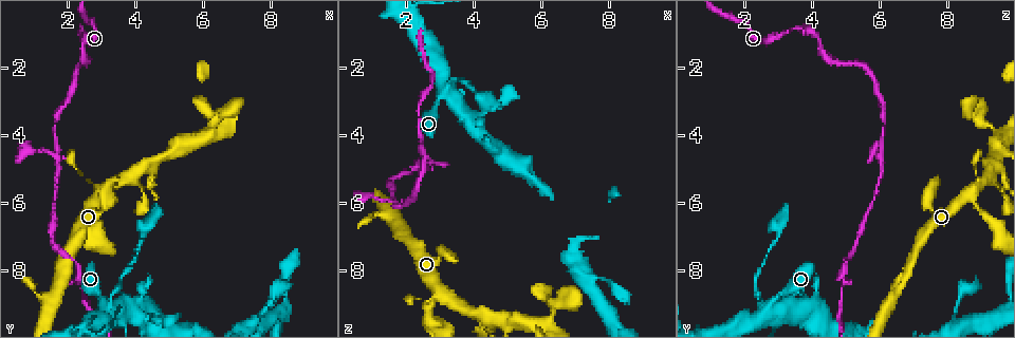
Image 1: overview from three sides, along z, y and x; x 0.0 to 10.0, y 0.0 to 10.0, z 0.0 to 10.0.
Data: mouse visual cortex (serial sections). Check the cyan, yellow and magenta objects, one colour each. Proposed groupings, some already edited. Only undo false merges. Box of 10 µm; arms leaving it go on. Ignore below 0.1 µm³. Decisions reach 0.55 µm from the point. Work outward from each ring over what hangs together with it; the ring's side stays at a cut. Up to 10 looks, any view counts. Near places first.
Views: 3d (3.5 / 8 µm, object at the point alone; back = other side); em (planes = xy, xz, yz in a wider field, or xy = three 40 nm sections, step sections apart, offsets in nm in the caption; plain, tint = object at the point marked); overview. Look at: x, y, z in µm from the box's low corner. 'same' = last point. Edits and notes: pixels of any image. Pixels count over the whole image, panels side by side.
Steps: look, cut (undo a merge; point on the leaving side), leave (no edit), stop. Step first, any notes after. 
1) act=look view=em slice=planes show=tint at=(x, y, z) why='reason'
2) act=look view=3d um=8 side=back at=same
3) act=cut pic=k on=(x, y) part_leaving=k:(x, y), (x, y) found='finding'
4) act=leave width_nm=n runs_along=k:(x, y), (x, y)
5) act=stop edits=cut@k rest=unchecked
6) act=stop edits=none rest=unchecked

act=look view=3d um=8 side=back at=(4.05, 5.20, 9.25) why='two arms at a narrow angle'

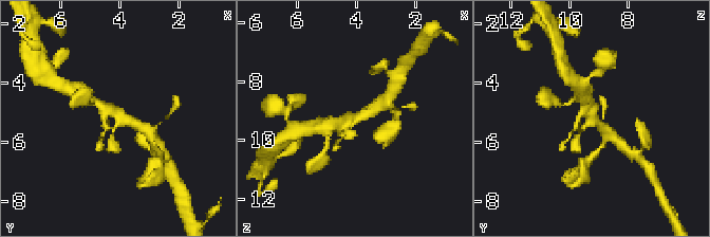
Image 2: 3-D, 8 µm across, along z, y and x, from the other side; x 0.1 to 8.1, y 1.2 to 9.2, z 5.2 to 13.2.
act=look view=3d um=3.5 at=same

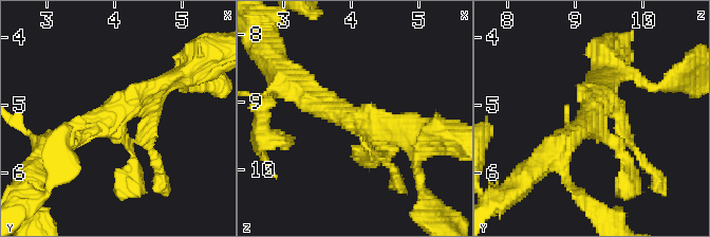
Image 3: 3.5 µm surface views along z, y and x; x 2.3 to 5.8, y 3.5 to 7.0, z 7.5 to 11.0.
act=look view=em slice=planes show=tint at=(4.05, 5.15, 9.30)

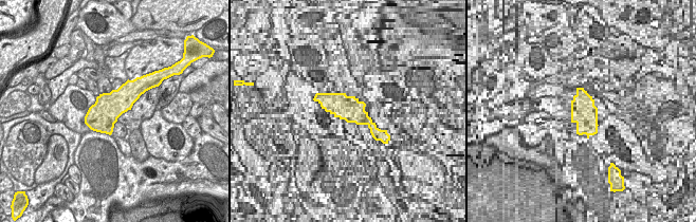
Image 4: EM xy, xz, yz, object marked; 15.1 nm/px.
act=leave runs_along=3:(60, 142), (170, 83) found='all the same cell'

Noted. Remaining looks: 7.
act=look view=3d um=3.5 side=back at=(6.40, 3.70, 9.10) why='calibre changes'

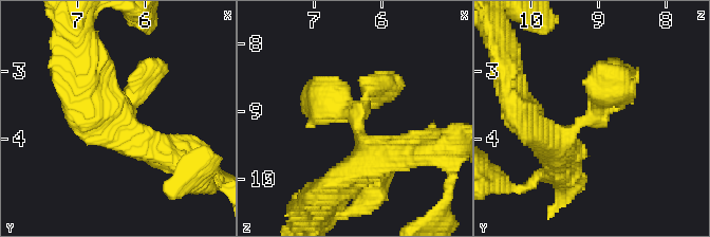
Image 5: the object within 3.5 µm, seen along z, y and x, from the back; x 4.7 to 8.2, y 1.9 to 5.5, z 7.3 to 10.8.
act=look view=em slice=xy step=2 show=tint at=(6.35, 3.65, 9.05) why='shape alone is not enough'

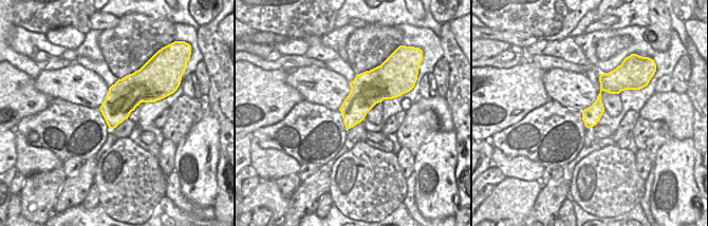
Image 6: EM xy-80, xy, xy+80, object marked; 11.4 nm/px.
act=leave runs_along=5:(156, 148), (72, 74) found='continuous, no second cell'

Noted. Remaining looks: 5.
act=look view=em slice=xy step=3 show=tint at=(2.50, 8.60, 4.90) why='a narrow waist'

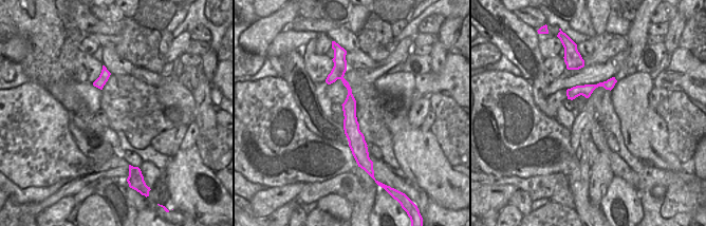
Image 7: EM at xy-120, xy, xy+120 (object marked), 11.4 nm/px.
act=look view=3d um=3.5 at=same why='wider look'

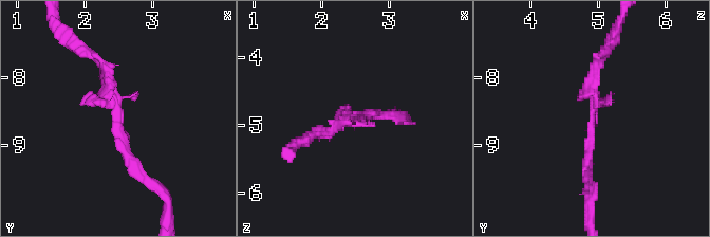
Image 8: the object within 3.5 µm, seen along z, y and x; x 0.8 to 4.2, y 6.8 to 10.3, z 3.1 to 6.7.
act=leave runs_along=7:(341, 69), (358, 158) found='all the same cell'

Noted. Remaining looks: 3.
act=look view=3d um=3.5 side=back at=(3.20, 9.10, 2.70) why='sharp bend'

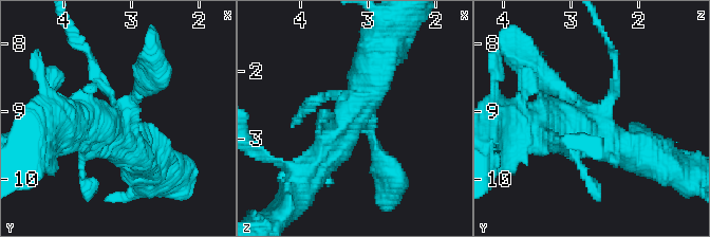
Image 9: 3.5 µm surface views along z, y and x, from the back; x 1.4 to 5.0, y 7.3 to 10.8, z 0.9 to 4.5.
act=look view=em slice=xy step=2 show=tint at=(3.10, 9.10, 2.75)

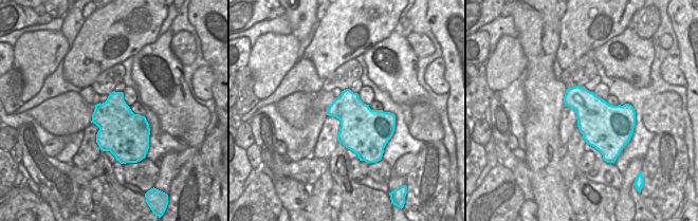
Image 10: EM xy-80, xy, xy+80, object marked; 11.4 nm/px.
act=look view=em slice=xy step=3 show=tint at=same

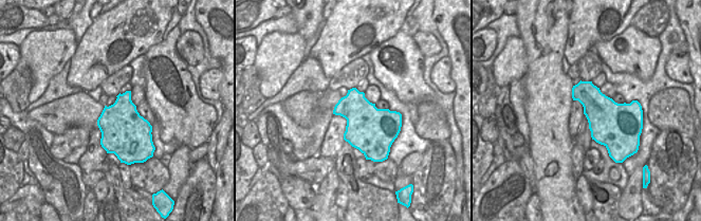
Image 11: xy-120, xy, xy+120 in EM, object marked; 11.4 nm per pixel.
act=leave runs_along=9:(148, 78), (112, 127), (76, 124) found='one cell here'

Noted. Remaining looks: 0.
act=stop edits=none rest=unchecked

